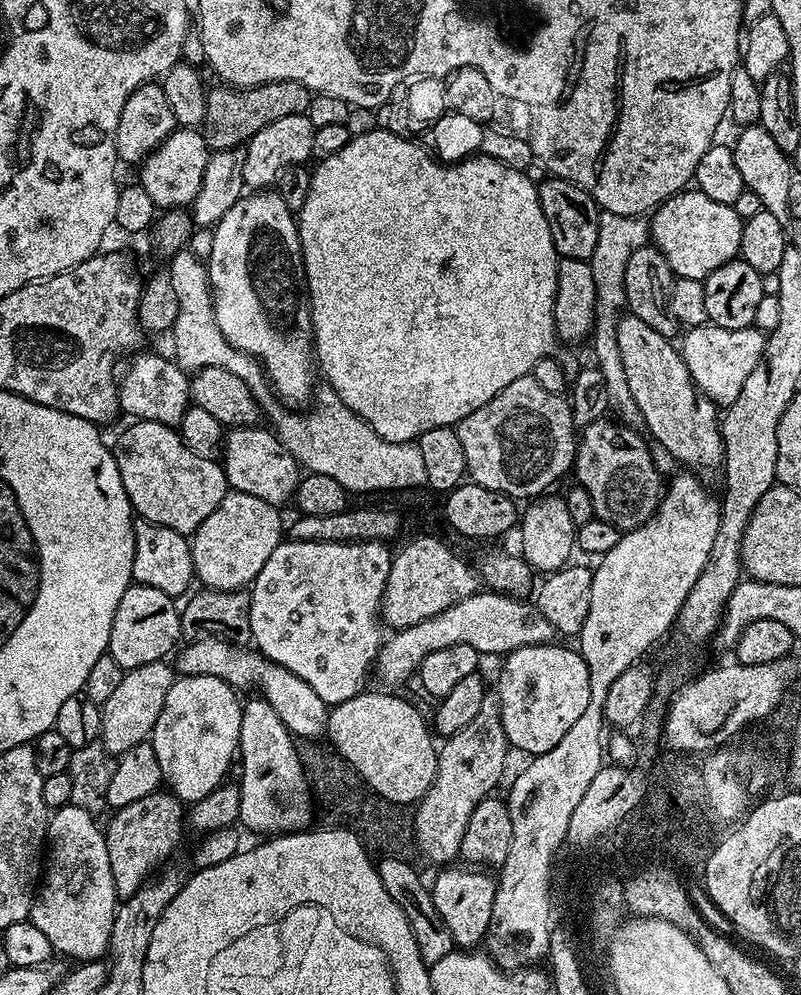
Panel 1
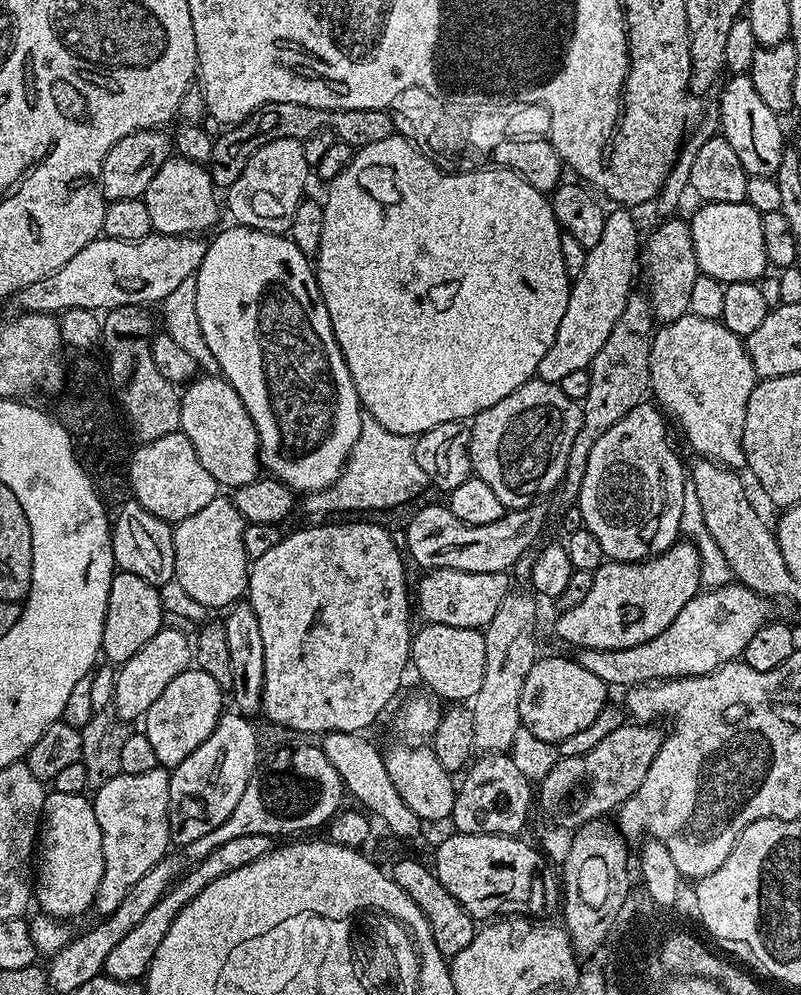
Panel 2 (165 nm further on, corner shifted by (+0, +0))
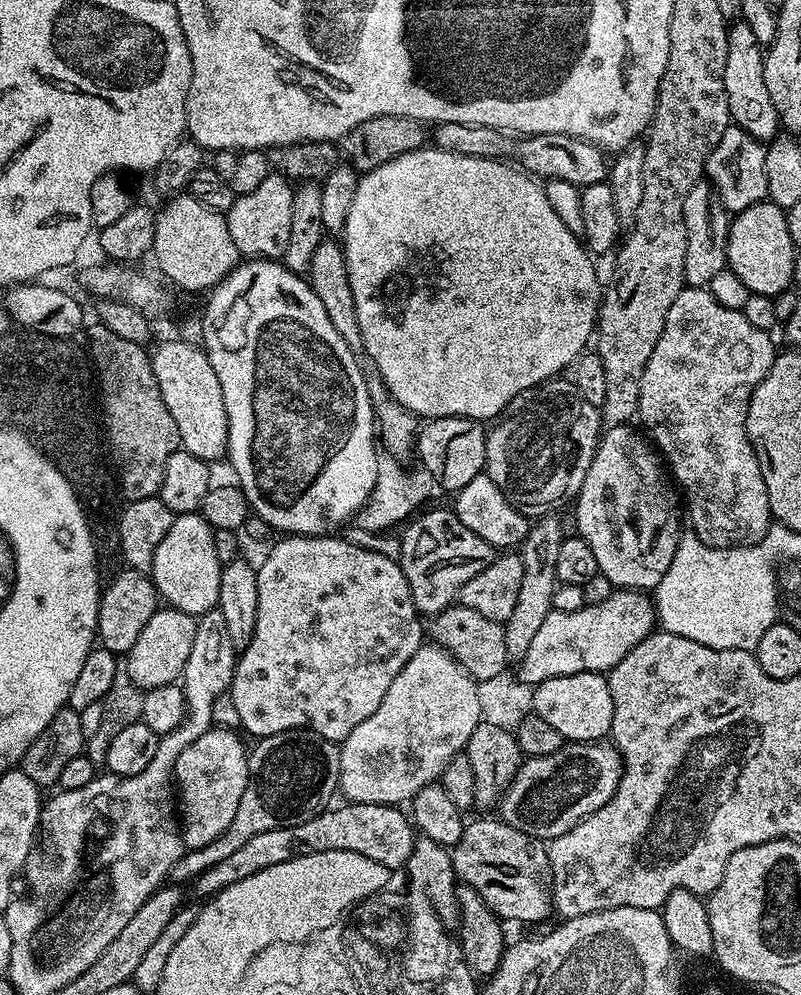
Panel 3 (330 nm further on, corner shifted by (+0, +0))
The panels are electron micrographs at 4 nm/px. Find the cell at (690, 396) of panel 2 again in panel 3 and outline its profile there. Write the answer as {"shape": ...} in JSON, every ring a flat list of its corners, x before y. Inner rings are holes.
{"shape":[[685,286,678,294,678,298,674,298,674,306,670,306,670,314,666,314,666,326,662,326,662,334,650,354,650,360,646,362,646,370,642,370,642,382,638,394,638,420,644,423,643,431,647,433,651,443,658,449,659,455,666,461,671,479,674,481,675,487,682,493,682,500,686,505,686,520,687,523,688,520,692,523,689,524,691,531,695,532,699,540,706,542,706,546,751,548,753,544,761,544,764,541,768,529,774,523,770,510,770,498,766,494,766,482,762,478,760,463,754,454,750,438,746,434,746,414,750,406,750,398,756,387,762,382,762,378,766,378,770,366,776,361,778,355,778,347,776,348,772,338,769,333,758,330,758,326,753,326,744,317,743,311,730,310,727,306,720,305,714,299,714,294,708,292,707,287]]}

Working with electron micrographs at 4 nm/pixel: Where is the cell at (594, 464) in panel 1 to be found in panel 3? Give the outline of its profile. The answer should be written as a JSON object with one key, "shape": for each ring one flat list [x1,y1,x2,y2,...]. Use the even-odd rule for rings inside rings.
{"shape":[[627,424,608,428,603,433,603,436,600,439,600,445,596,449,595,457,592,459,590,470,587,471,586,478,583,480,583,485,580,487,580,492,574,502,577,526,575,529,587,543,588,547,590,547,590,550,593,551,595,561,599,566,599,573,610,579,613,587,620,590,650,592,653,591,658,582,662,580,662,575,666,574,666,569,670,566,671,559,674,558,677,542,680,541,682,535,682,527,680,528,680,520,682,524,682,508,679,495,665,472,661,457,653,448,653,445,645,438,645,435,638,430,637,432,632,429,631,425]]}

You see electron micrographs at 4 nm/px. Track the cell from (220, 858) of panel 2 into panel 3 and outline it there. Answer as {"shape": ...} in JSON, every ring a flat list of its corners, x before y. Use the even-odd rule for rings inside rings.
{"shape":[[344,802,341,805,341,808,325,808,322,814,310,818,310,822,302,822,302,826,278,826,274,830,254,834,254,838,248,839,234,854,229,854,223,862,210,866,210,870,191,881,193,894,211,898,226,890,226,886,234,886,234,882,242,882,242,878,258,874,258,870,267,870,270,866,278,866,306,854,326,854,330,850,362,854,362,858,370,858,390,870,403,869,407,865,418,835,407,811,390,804]]}

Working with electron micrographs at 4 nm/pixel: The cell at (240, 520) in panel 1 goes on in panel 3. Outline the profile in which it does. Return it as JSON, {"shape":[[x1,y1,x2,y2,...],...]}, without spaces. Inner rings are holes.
{"shape":[[199,511,181,512,173,519,170,530,166,530,166,538,162,538,162,542,158,542,158,550,154,550,150,573,159,599,167,607,197,618,217,607,222,565,215,550,214,536,214,530]]}

